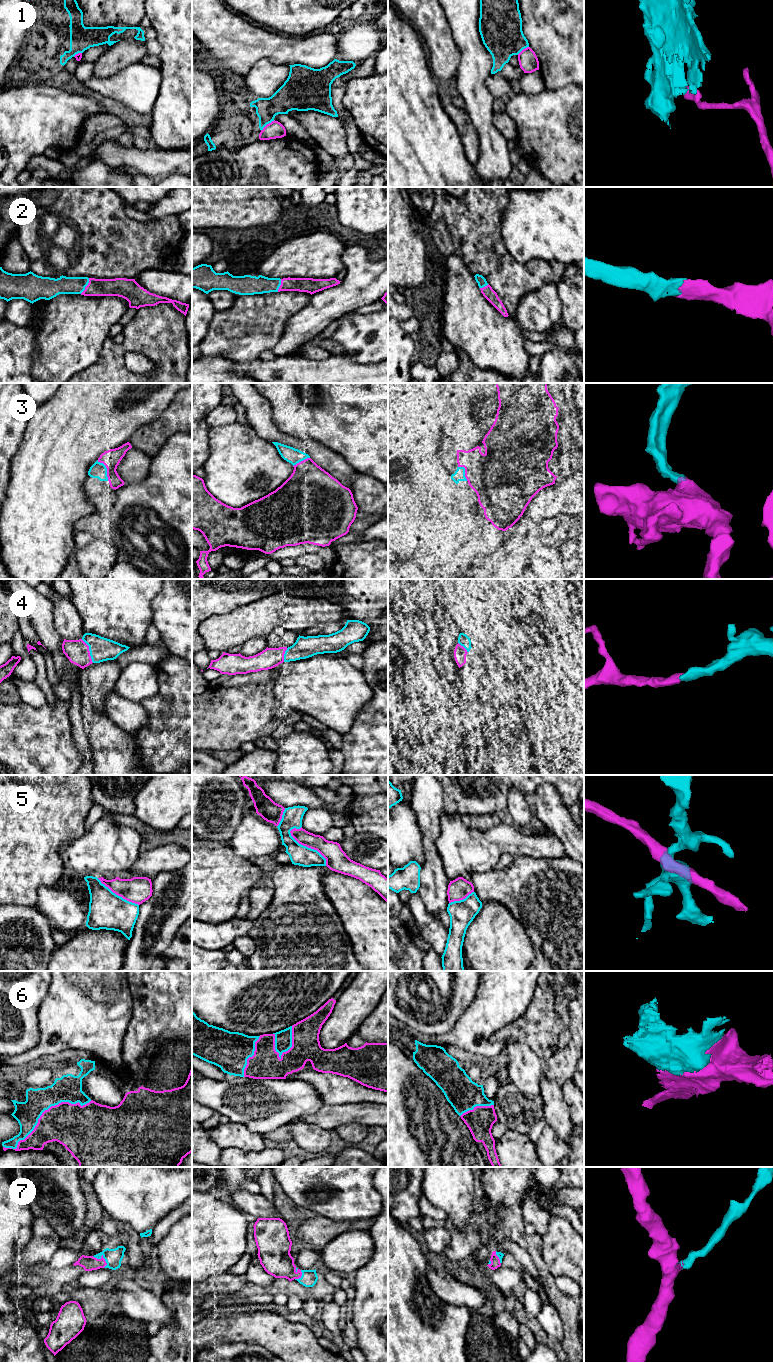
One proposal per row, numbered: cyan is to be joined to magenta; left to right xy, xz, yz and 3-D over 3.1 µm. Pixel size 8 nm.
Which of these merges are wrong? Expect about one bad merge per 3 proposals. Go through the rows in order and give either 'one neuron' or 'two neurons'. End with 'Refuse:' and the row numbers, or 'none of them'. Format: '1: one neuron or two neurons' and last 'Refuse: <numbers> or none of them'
1: two neurons
2: one neuron
3: one neuron
4: one neuron
5: two neurons
6: one neuron
7: one neuron
Refuse: 1, 5

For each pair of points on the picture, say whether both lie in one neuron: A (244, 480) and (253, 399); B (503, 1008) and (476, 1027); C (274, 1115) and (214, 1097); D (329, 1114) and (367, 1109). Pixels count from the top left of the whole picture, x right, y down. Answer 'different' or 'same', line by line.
A: different
B: same
C: same
D: same

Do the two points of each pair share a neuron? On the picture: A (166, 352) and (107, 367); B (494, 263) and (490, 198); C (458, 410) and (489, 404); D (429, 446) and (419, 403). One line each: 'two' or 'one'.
A: one
B: one
C: one
D: one

